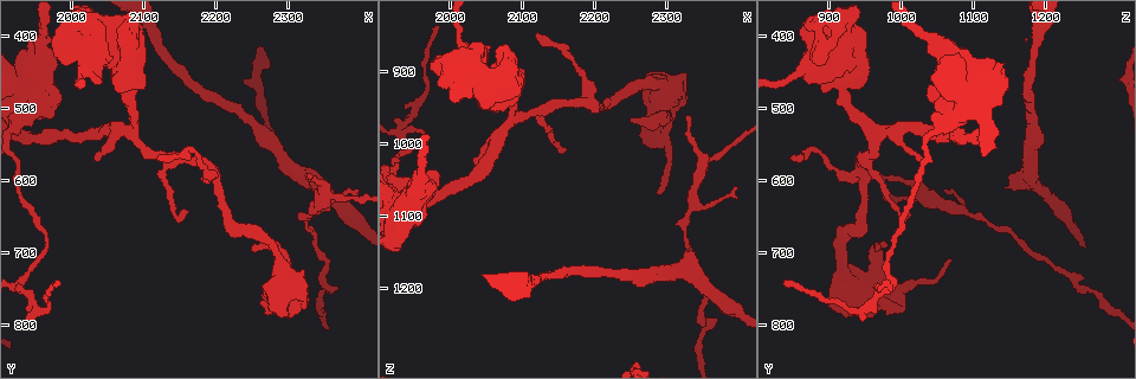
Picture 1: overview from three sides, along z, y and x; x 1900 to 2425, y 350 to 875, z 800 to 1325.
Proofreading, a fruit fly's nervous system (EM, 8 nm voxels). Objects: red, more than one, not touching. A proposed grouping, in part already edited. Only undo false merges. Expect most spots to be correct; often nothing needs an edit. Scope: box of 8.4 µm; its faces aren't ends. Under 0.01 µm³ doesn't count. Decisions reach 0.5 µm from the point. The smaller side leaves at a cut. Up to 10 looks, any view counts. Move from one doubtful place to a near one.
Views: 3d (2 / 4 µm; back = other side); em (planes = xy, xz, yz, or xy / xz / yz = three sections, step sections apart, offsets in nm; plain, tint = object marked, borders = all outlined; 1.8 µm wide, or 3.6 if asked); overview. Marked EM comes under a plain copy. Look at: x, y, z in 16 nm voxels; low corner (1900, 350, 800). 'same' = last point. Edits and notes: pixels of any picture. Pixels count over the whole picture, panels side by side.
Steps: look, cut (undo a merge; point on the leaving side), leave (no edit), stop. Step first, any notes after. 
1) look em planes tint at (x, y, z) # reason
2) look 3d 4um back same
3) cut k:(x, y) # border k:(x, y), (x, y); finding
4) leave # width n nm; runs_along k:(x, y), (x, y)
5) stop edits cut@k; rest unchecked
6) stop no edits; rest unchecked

look 3d 4um at (1945, 495, 1075) # sudden change in width

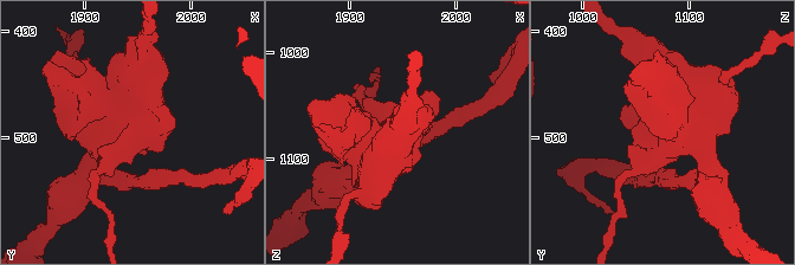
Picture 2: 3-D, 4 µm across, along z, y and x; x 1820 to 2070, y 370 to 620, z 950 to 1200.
look em 3.6um yz step 16 tint same # need the tissue

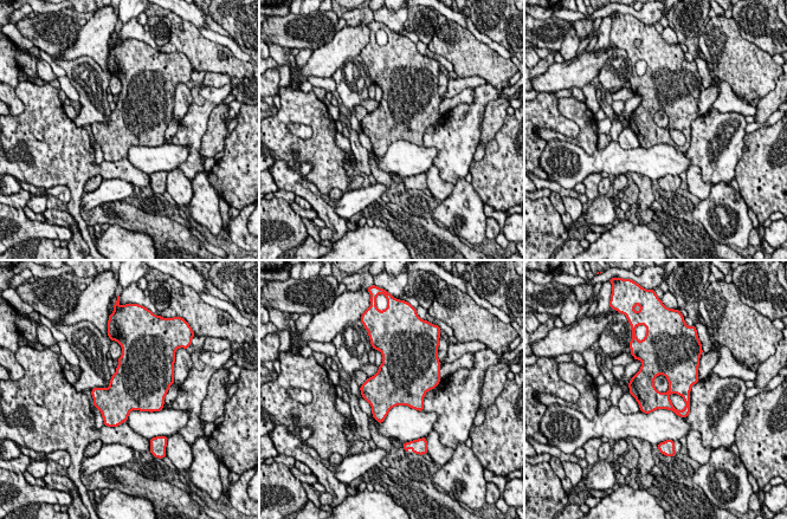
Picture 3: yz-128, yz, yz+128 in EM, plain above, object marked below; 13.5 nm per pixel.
look em 3.6um planes tint same # cut it another way

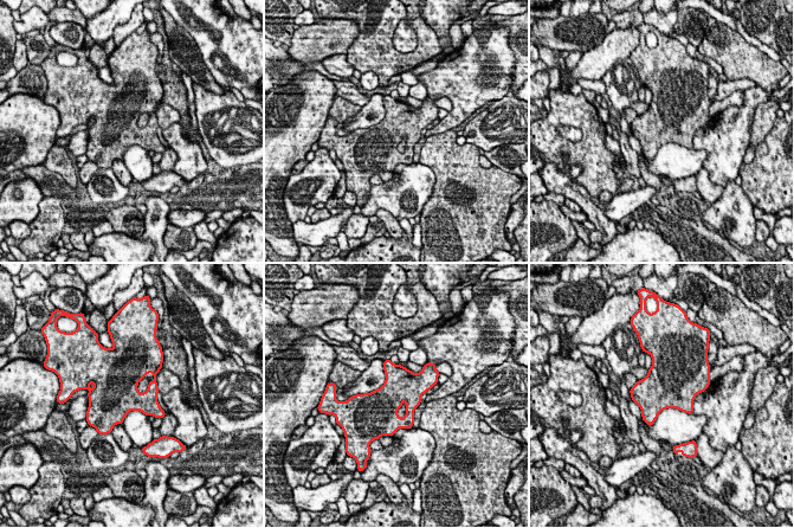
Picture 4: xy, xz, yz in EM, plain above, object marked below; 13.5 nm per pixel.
leave # all the same neuron

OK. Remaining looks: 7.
look 3d 2um at (2195, 585, 940) # abrupt turn

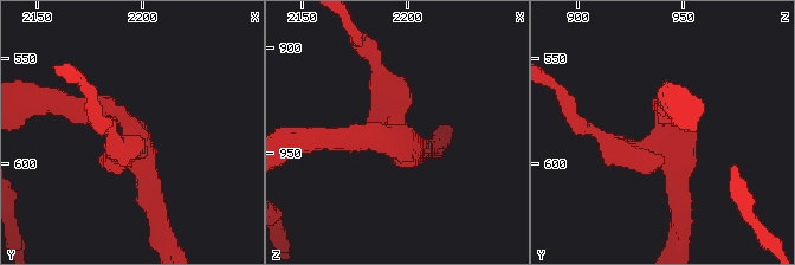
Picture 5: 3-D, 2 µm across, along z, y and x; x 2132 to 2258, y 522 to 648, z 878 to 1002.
look em planes tint at (2196, 589, 943) # arms 3

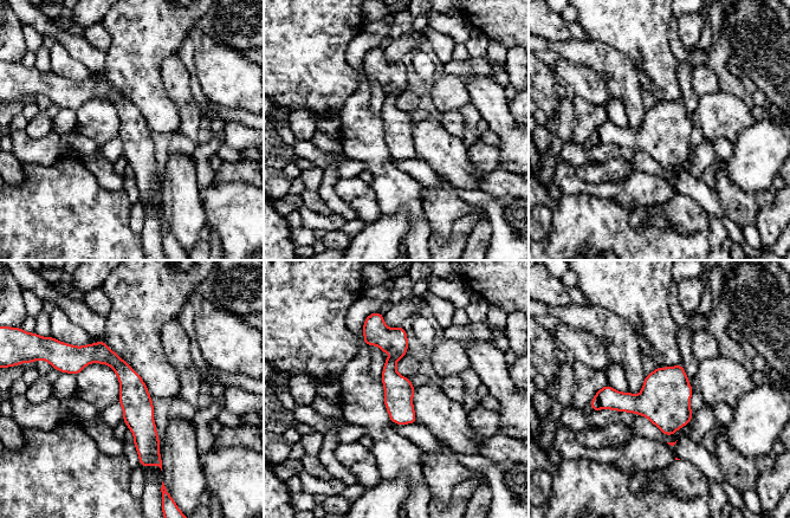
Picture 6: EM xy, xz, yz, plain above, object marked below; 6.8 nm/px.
leave # runs_along 6:(77, 349), (129, 379), (144, 463); all the same neuron

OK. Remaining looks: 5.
look 3d 4um at (2080, 485, 920) # calibre changes

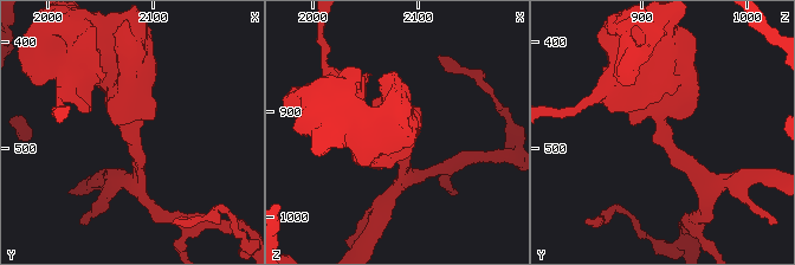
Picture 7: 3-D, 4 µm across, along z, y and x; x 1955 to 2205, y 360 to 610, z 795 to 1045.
look em yz step 4 tint at (2080, 486, 924) # arm_widths 180, 550 nm

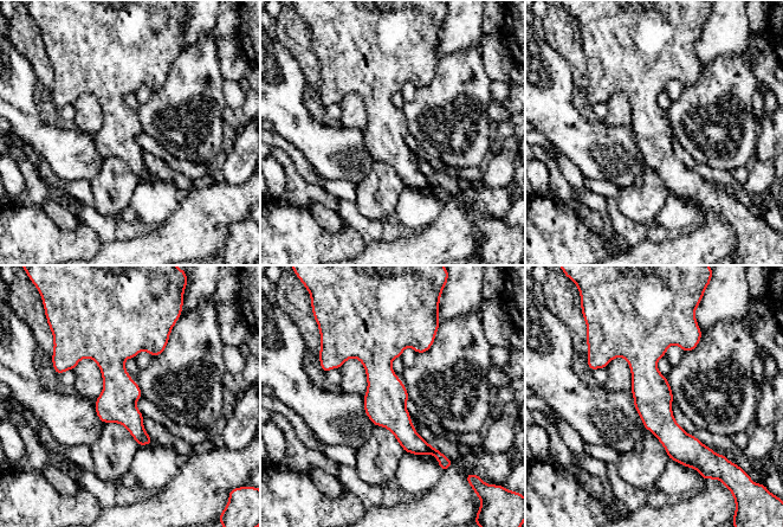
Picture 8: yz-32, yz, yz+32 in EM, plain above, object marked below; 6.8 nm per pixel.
look em planes tint same # another direction

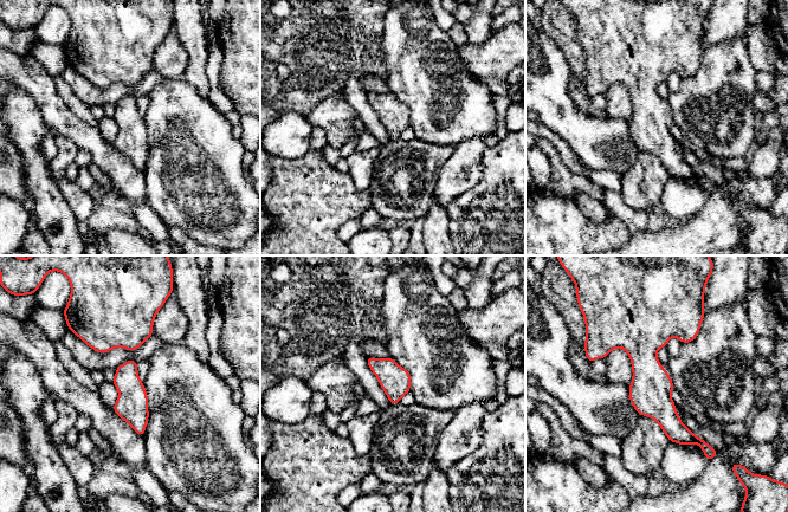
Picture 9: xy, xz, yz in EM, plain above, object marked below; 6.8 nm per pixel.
leave # runs_along 9:(652, 317), (650, 396), (701, 442); all the same neuron

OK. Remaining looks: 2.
look em 3.6um xz step 16 borders at (2295, 735, 945) # a fork

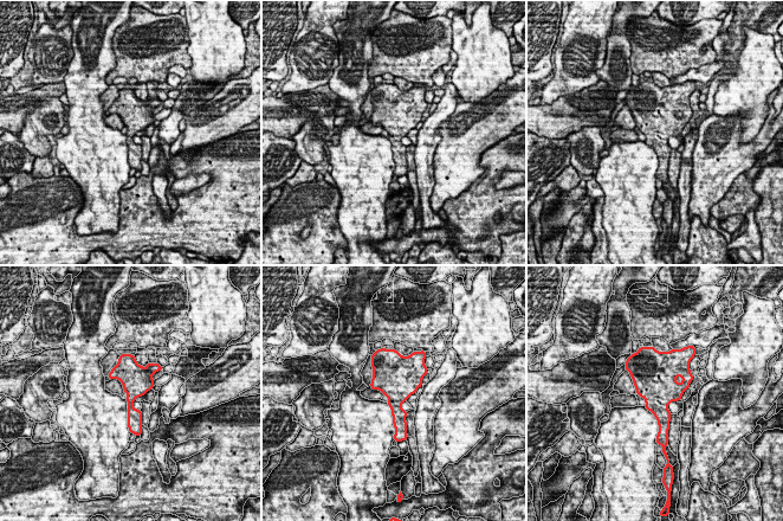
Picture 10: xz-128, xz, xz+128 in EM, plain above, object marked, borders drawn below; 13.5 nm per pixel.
leave # width 180 nm; continuous, no second neuron

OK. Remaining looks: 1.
stop no edits; rest unchecked

